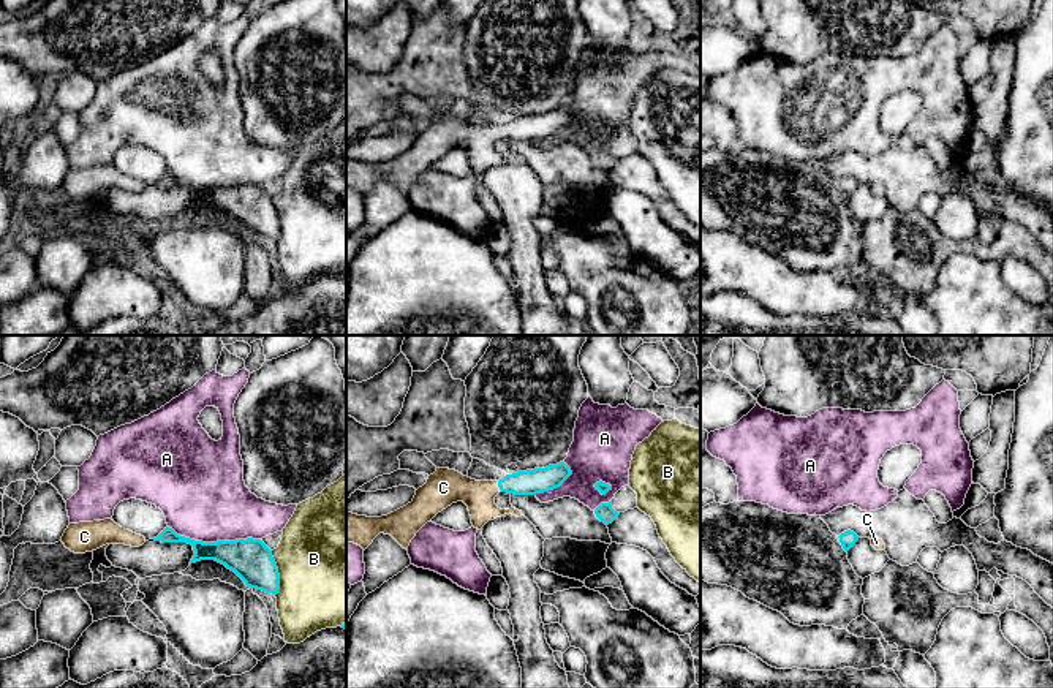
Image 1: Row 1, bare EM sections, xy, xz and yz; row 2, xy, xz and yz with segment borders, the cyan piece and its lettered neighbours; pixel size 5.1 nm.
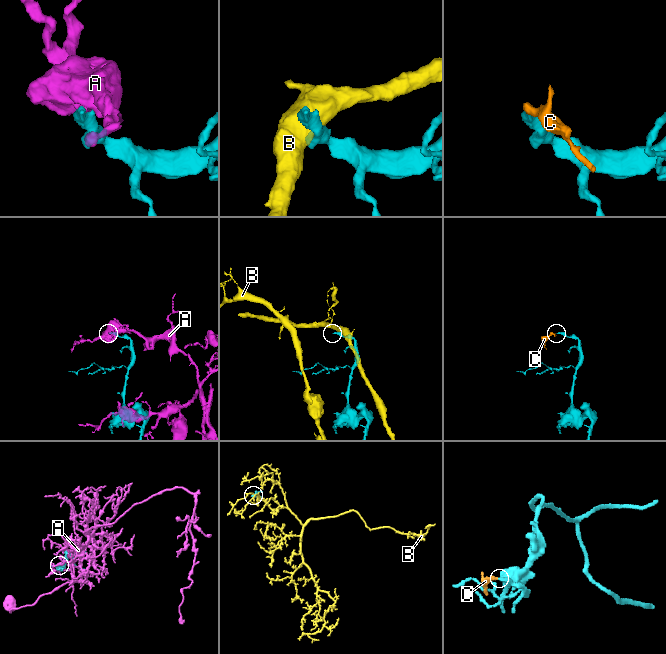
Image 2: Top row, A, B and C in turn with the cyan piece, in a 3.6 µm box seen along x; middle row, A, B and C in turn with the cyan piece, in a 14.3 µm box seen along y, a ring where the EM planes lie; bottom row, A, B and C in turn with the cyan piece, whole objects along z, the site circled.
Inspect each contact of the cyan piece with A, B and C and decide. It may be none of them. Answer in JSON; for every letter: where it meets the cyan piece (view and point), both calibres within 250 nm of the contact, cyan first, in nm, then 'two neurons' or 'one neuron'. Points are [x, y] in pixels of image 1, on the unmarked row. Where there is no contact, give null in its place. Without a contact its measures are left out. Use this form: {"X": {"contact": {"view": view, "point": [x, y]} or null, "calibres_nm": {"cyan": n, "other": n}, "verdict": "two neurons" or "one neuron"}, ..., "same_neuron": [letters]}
{"A": {"contact": {"view": "xy", "point": [214, 189]}, "calibres_nm": {"cyan": 220, "other": 440}, "verdict": "two neurons"}, "B": {"contact": {"view": "xy", "point": [277, 219]}, "calibres_nm": {"cyan": 220, "other": 480}, "verdict": "two neurons"}, "C": {"contact": {"view": "xz", "point": [498, 132]}, "calibres_nm": {"cyan": 130, "other": 170}, "verdict": "one neuron"}, "same_neuron": ["C"]}

